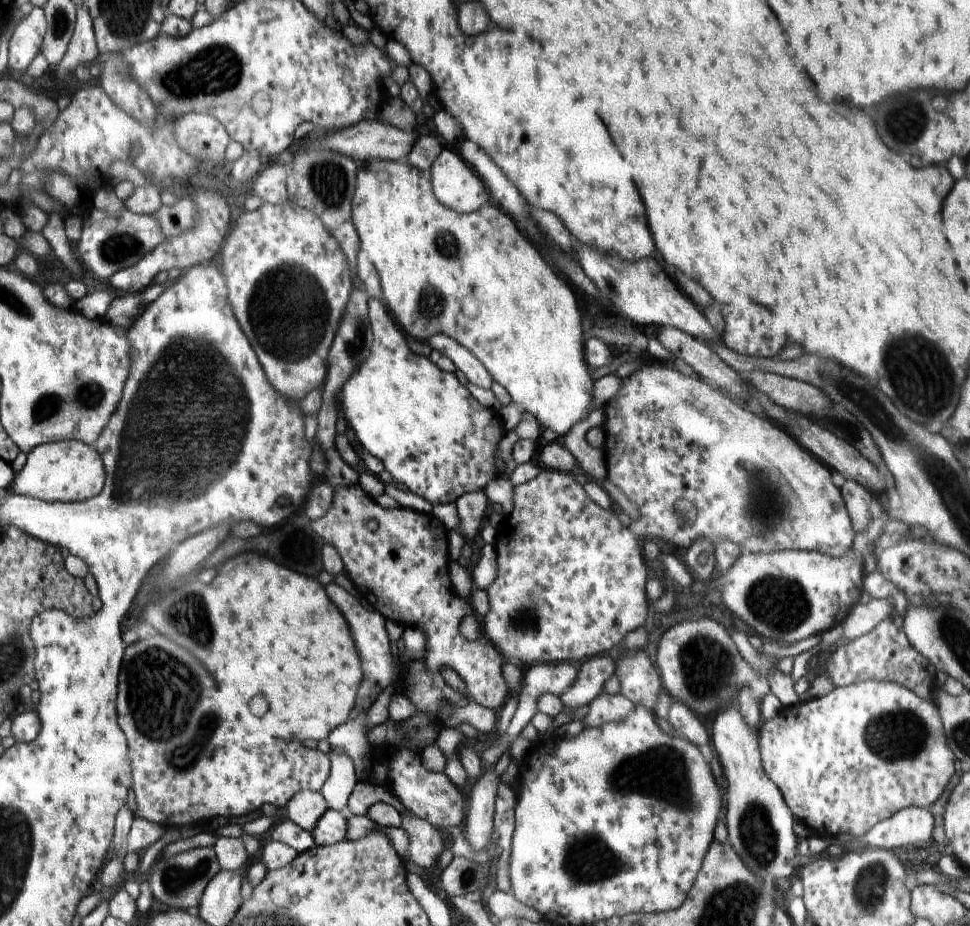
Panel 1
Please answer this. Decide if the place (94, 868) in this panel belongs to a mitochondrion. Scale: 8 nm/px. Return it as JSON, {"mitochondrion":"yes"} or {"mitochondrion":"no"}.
{"mitochondrion":"no"}

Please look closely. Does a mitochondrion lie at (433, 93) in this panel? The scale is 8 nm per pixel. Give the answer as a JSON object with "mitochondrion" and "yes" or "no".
{"mitochondrion":"no"}

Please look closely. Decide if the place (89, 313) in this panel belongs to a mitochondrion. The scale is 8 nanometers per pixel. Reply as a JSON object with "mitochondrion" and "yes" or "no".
{"mitochondrion":"no"}

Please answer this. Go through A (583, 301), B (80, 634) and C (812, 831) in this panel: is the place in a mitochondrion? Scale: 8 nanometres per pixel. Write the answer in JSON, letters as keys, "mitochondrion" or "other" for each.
{"A":"other","B":"other","C":"other"}

